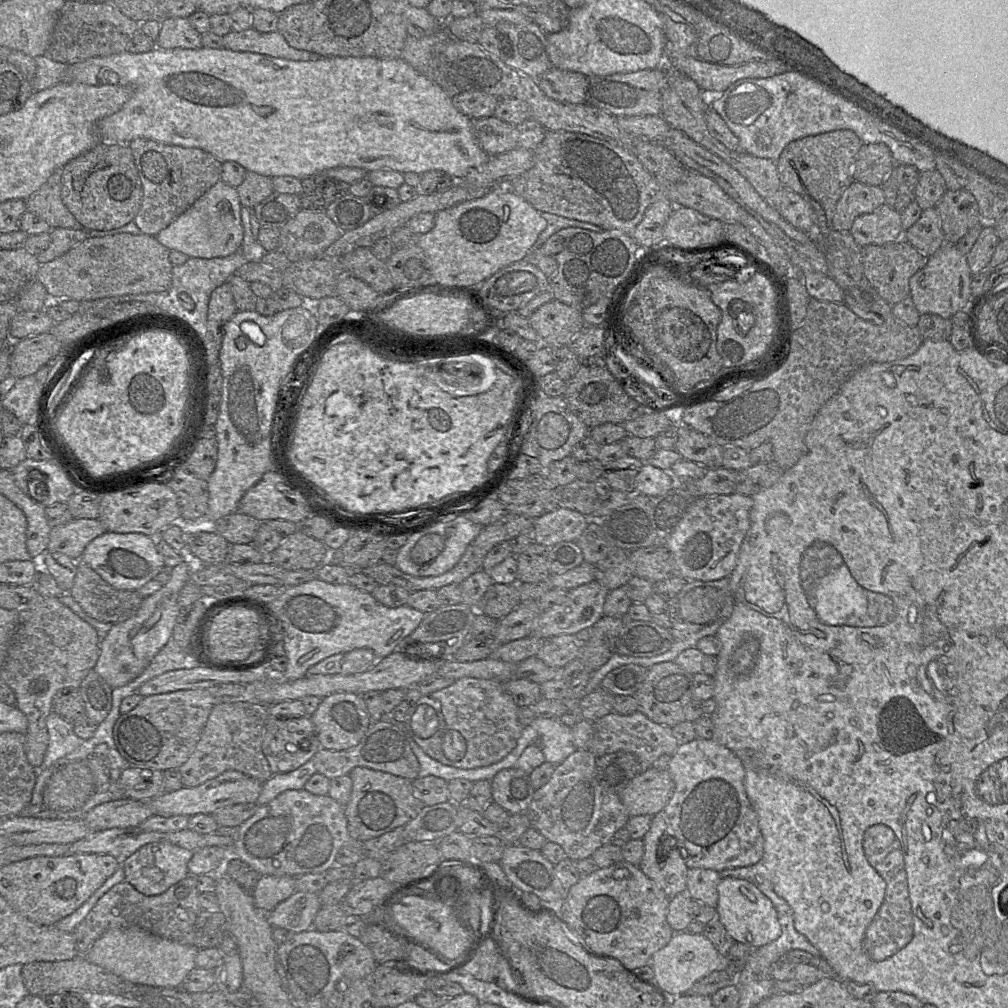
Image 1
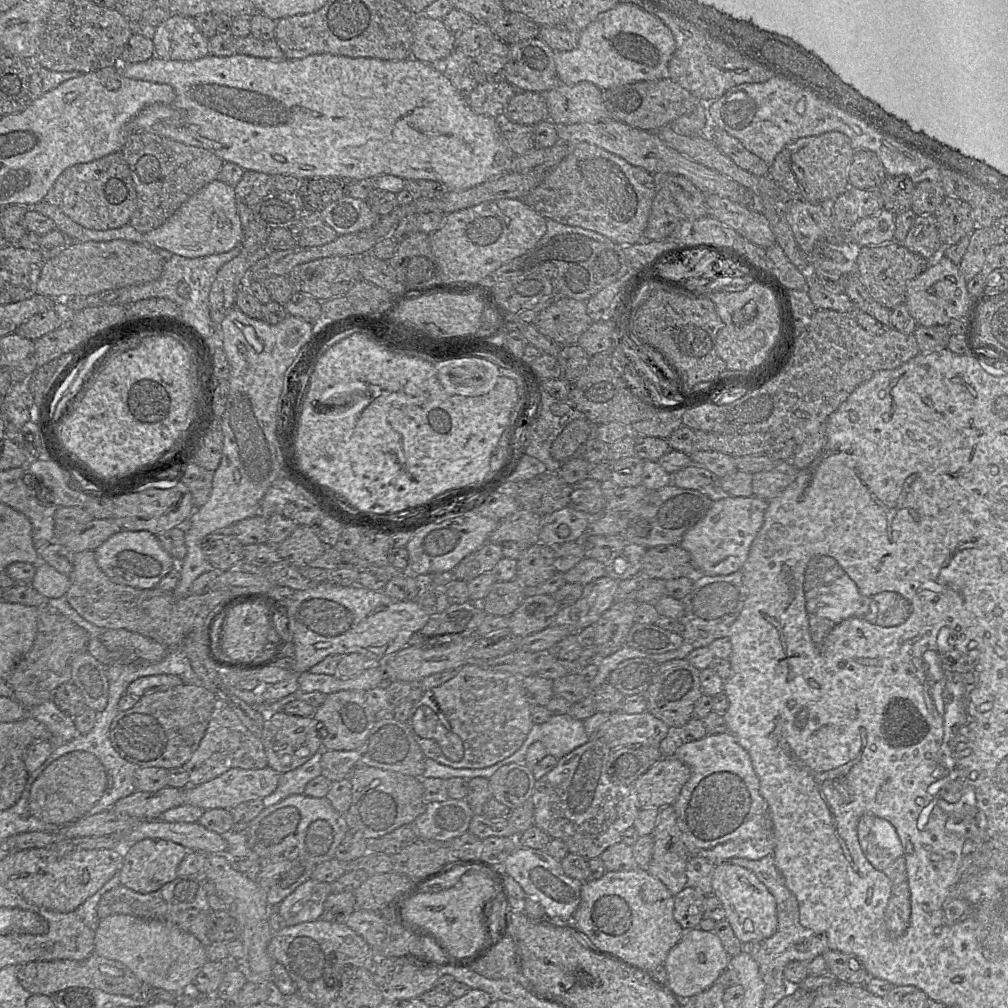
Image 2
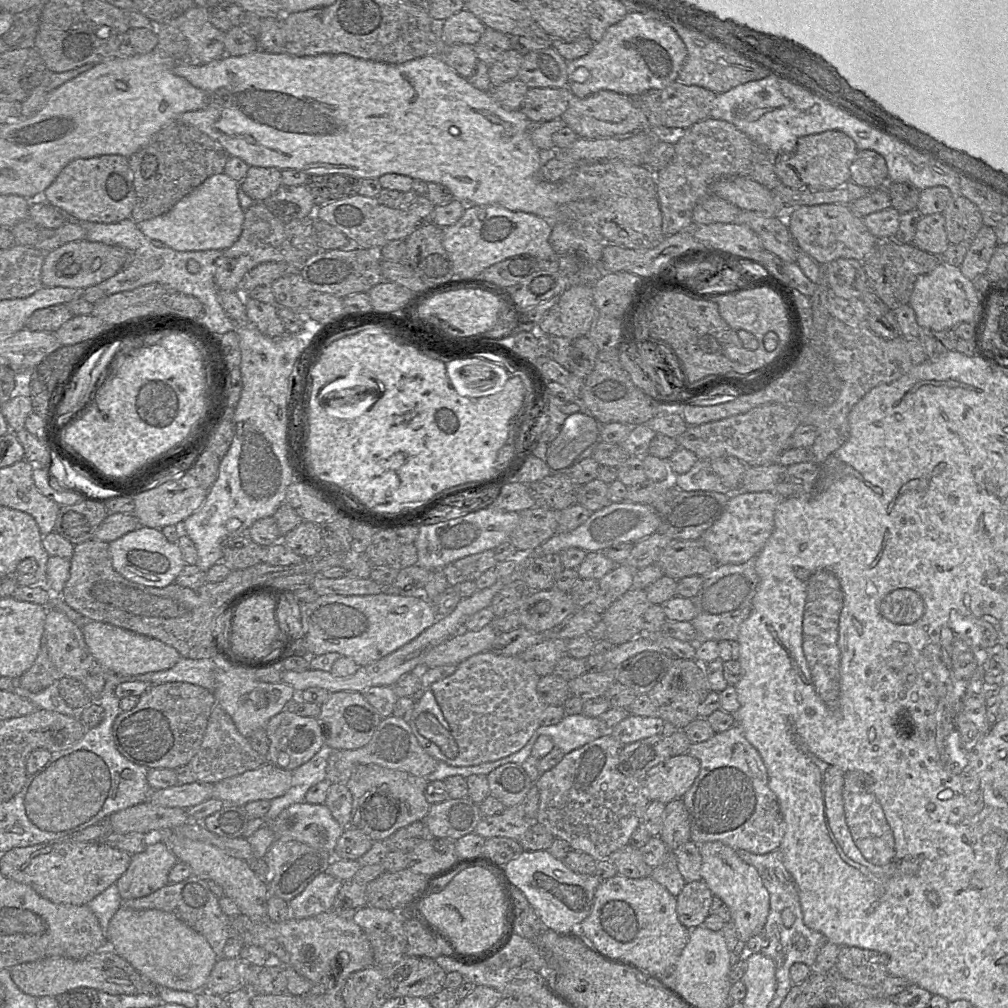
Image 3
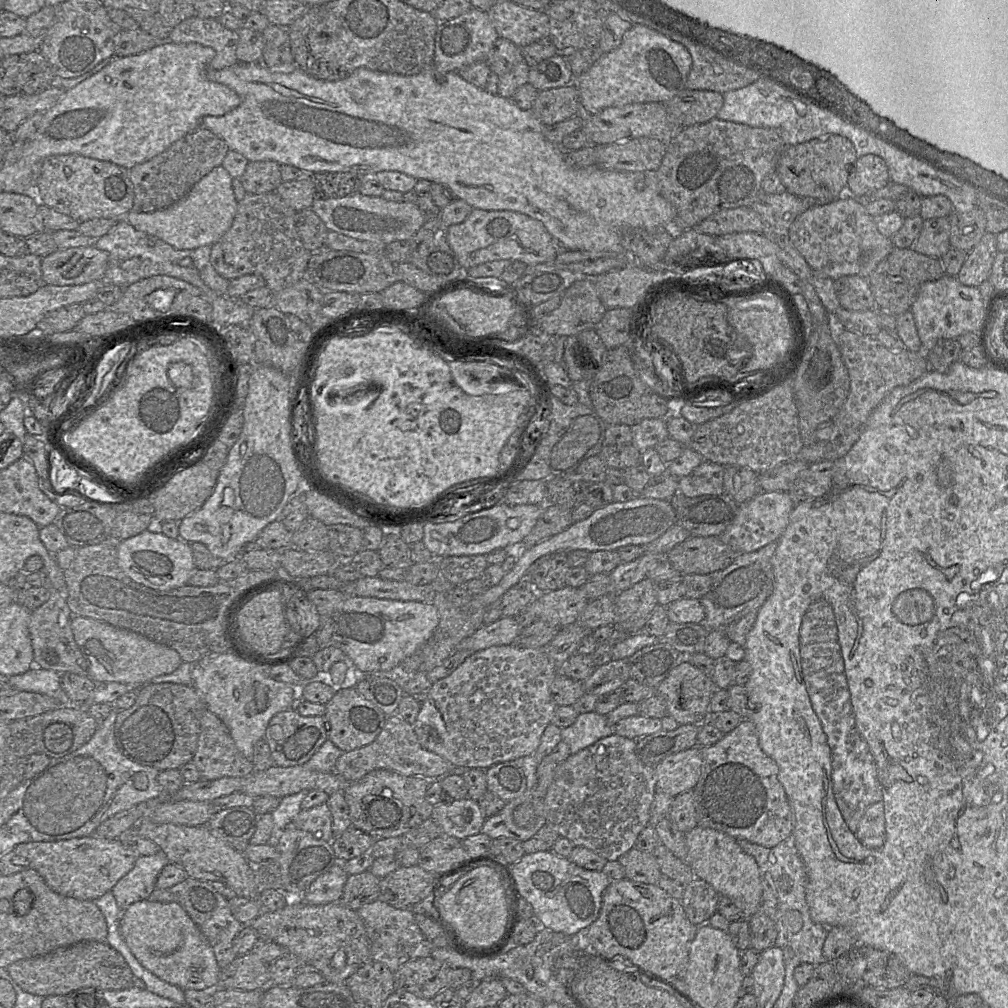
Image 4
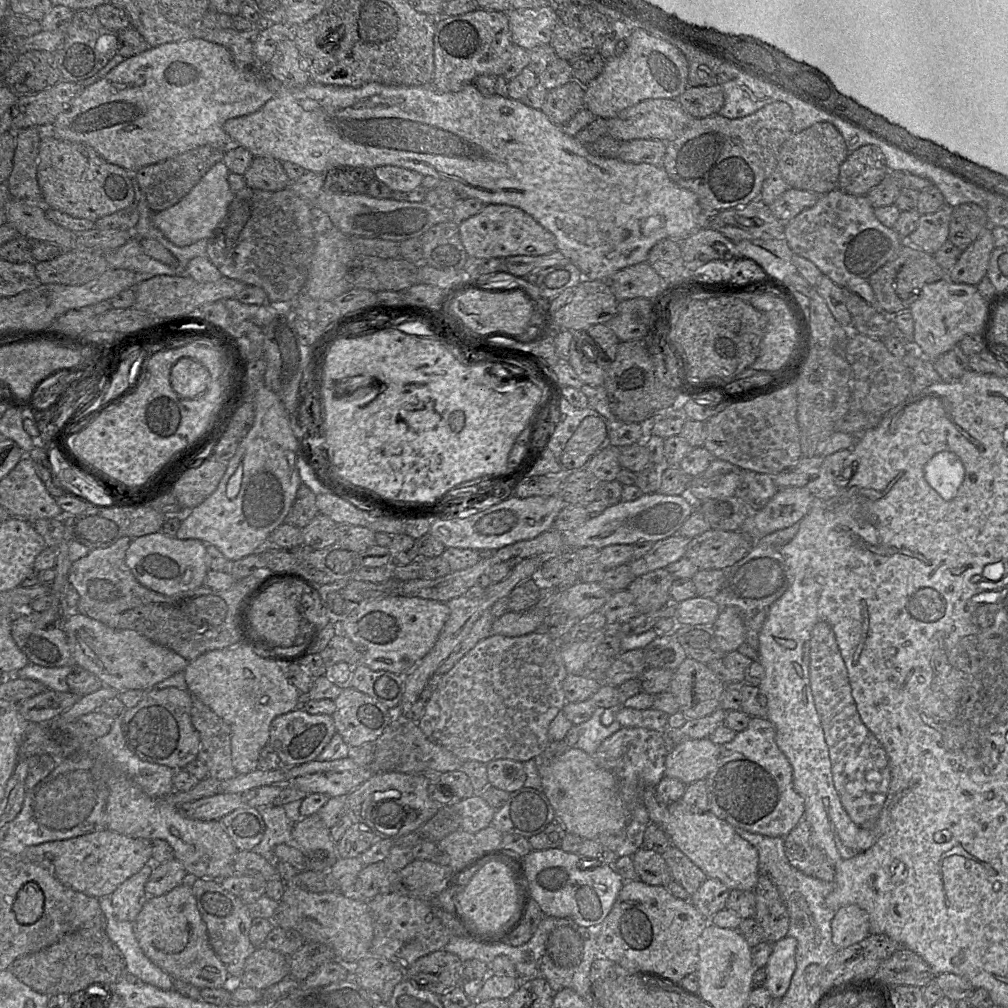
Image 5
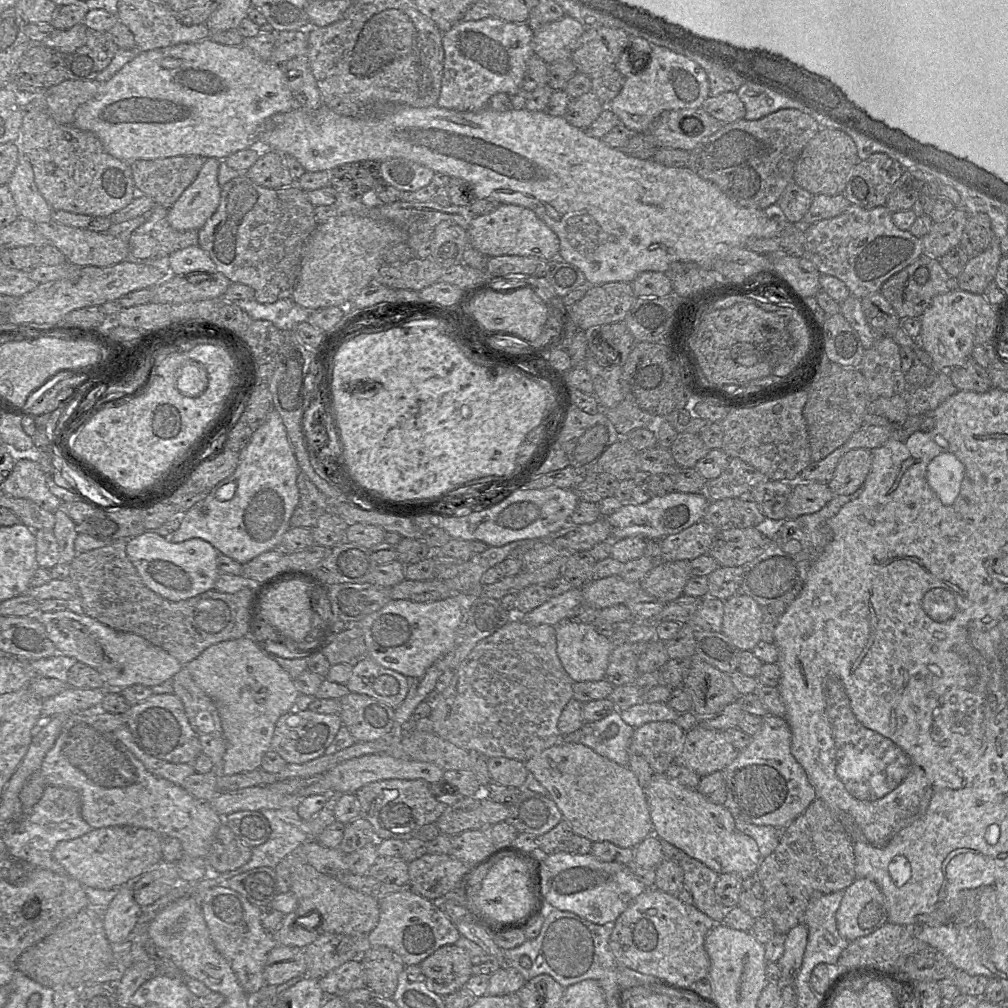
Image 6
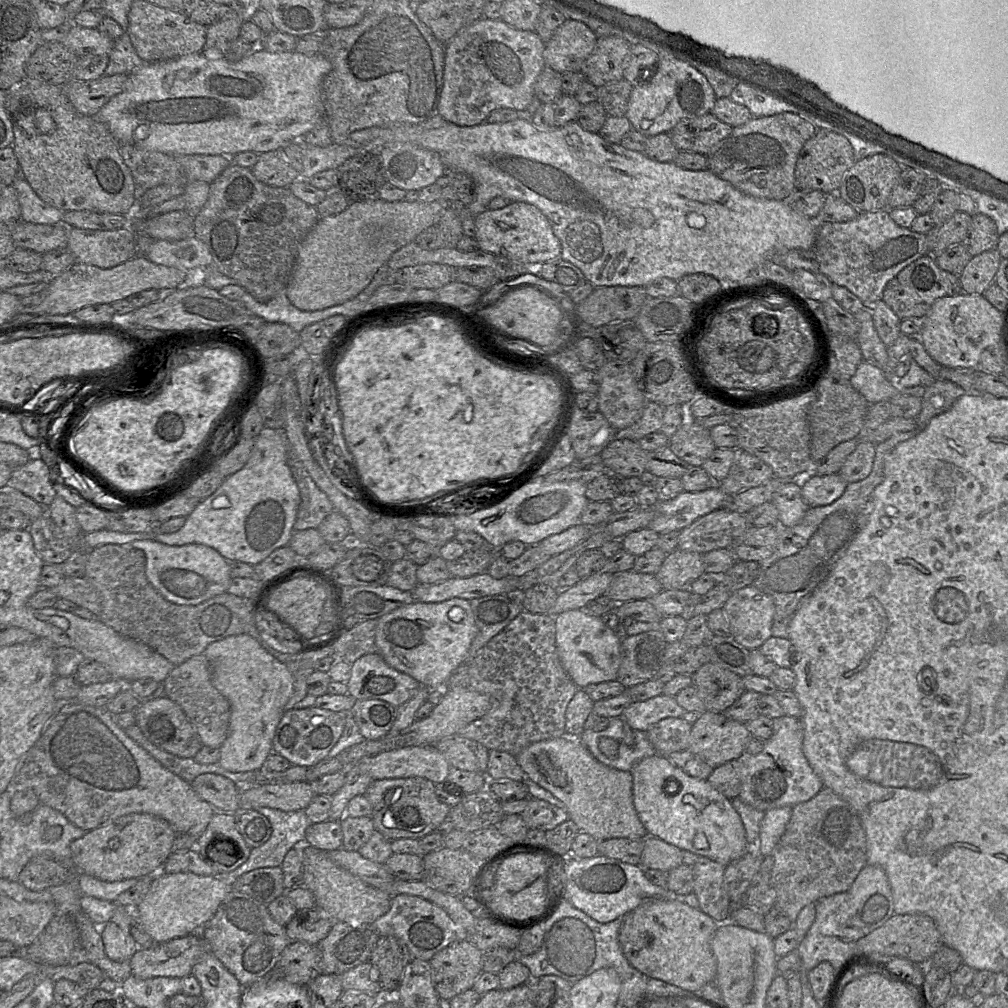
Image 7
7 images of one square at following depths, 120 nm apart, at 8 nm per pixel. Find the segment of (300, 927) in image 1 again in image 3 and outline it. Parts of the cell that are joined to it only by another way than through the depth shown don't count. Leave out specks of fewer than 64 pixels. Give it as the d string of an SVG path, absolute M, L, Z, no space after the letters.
M327 873L319 874L288 902L289 918L310 918L330 911L341 886L341 880Z

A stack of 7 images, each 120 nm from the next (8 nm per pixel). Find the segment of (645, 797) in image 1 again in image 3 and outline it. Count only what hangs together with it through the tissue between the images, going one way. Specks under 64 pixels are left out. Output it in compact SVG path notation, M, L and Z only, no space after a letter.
M688 753L676 755L650 769L643 778L650 801L664 804L681 799L693 785L700 771L700 761Z

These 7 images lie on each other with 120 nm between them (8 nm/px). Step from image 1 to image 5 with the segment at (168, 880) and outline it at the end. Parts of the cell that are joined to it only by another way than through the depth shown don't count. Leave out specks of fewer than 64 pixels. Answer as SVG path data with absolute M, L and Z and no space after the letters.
M154 863L145 865L139 872L124 881L110 896L112 908L119 921L134 923L148 899L145 884Z

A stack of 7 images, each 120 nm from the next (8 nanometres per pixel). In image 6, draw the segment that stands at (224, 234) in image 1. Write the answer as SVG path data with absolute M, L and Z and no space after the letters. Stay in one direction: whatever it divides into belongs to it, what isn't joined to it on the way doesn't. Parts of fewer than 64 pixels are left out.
M207 158L196 179L168 209L167 220L178 231L199 230L219 206L221 186L218 168L221 160Z

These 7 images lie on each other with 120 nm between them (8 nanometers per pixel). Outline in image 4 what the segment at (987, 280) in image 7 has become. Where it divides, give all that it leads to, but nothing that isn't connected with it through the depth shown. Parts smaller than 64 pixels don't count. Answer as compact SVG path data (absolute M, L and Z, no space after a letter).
M986 233L967 253L965 262L956 276L957 280L963 285L978 287L989 278L997 252L996 235Z

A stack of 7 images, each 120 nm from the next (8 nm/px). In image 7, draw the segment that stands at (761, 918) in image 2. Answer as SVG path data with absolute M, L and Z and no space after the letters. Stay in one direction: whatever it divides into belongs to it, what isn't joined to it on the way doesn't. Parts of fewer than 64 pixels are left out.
M659 754L642 759L630 772L633 777L633 804L647 835L725 867L751 850L732 802L707 780L689 776L683 769L672 765L667 756Z

